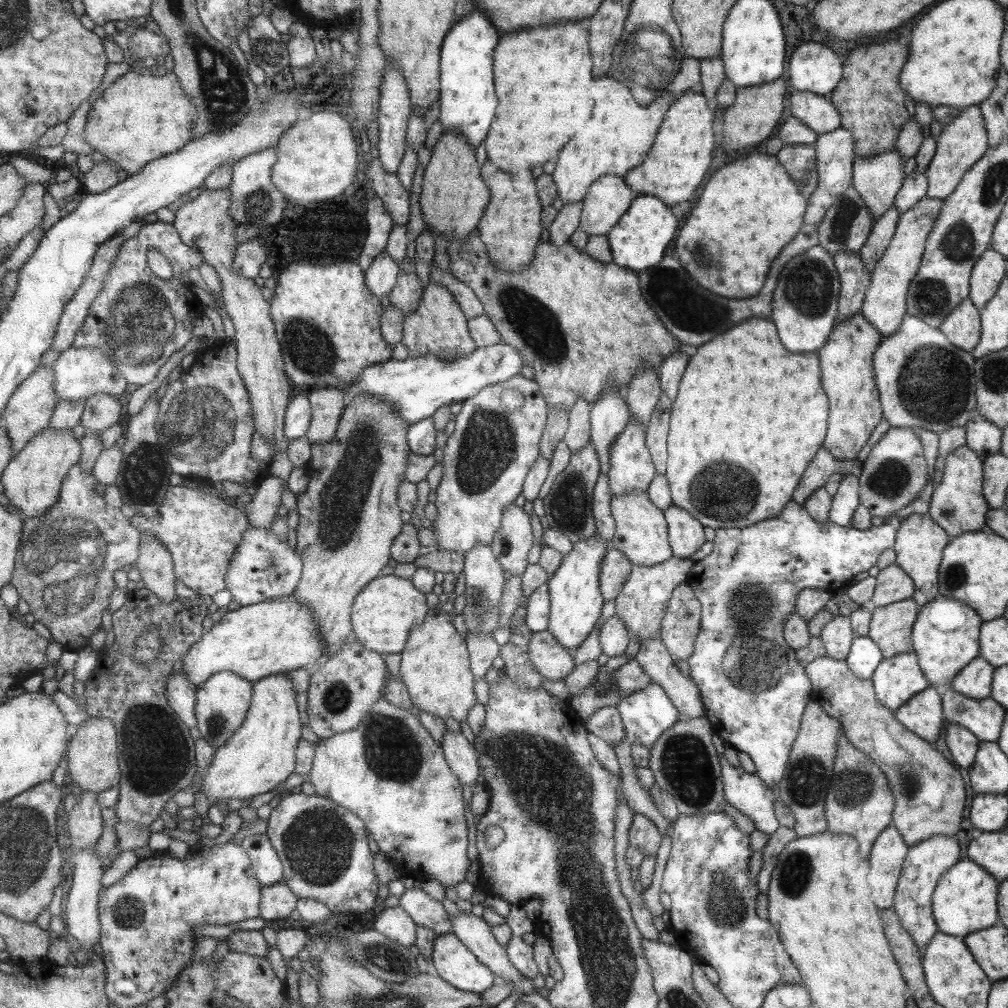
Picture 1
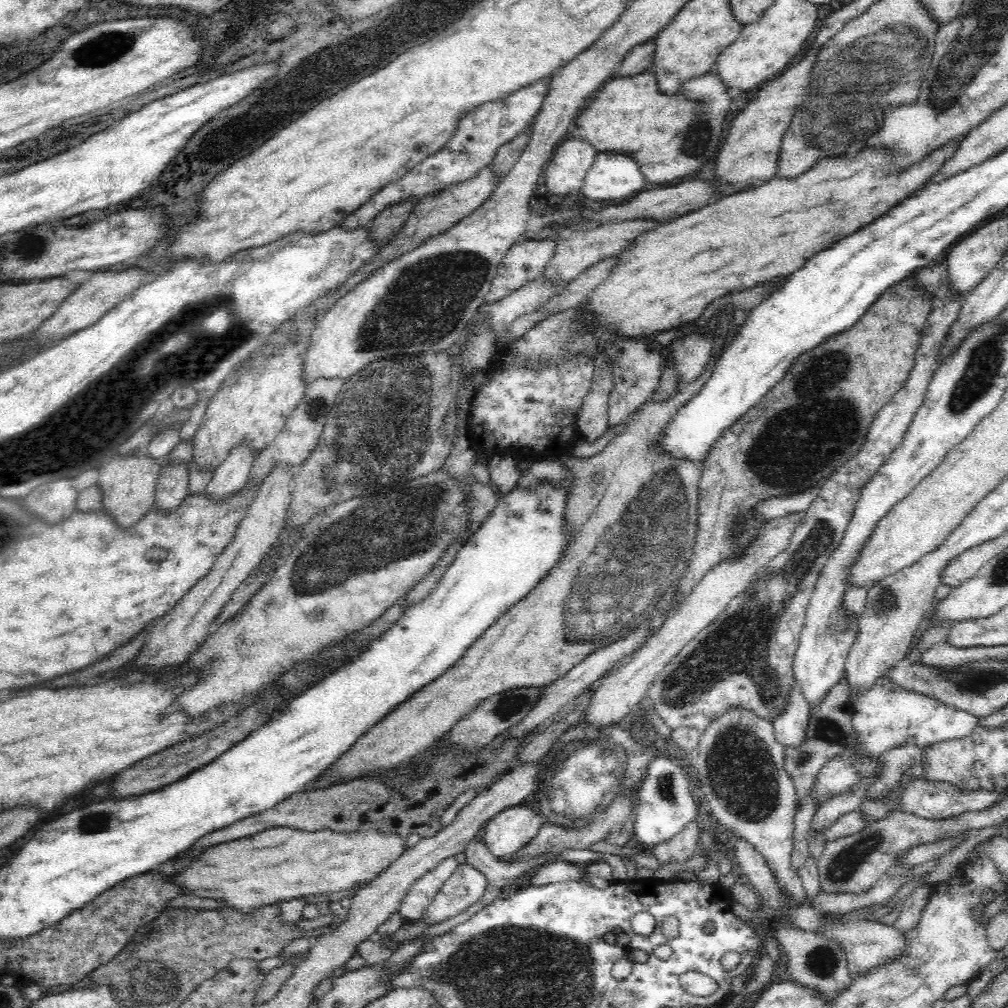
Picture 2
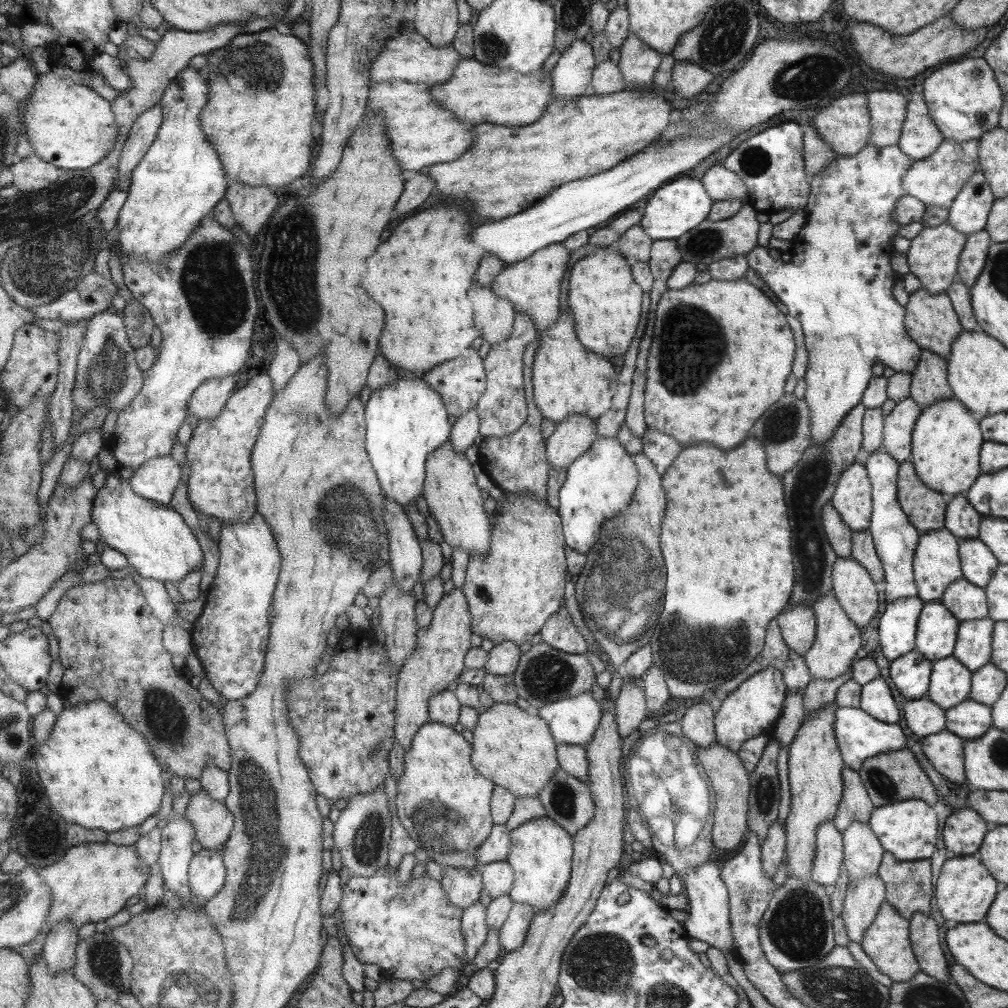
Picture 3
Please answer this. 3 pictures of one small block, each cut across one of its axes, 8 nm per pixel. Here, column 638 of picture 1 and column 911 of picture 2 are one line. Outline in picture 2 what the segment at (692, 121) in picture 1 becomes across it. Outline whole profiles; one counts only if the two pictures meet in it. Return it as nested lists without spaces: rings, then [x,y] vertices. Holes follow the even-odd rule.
[[[968,133],[949,141],[924,160],[900,170],[894,167],[890,151],[880,146],[862,148],[853,157],[845,154],[822,156],[818,163],[798,178],[774,177],[762,185],[735,194],[729,193],[714,204],[686,213],[686,216],[676,218],[666,226],[645,232],[617,256],[618,262],[613,272],[590,293],[590,298],[586,300],[586,304],[590,302],[586,316],[590,316],[588,312],[596,314],[596,322],[603,326],[607,324],[611,330],[627,338],[656,335],[696,320],[708,304],[733,290],[740,292],[762,282],[786,278],[802,268],[817,252],[830,248],[838,240],[870,224],[909,198],[920,186],[930,182],[942,164],[960,148]]]

